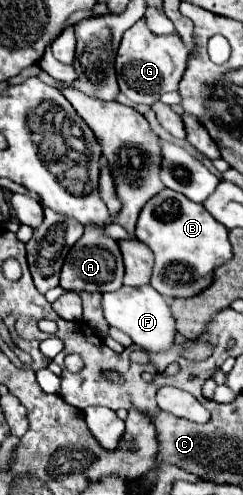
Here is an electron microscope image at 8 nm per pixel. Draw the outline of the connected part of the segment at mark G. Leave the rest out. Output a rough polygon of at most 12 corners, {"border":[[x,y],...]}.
{"border":[[137,21],[117,51],[117,81],[135,103],[177,91],[187,47]]}

